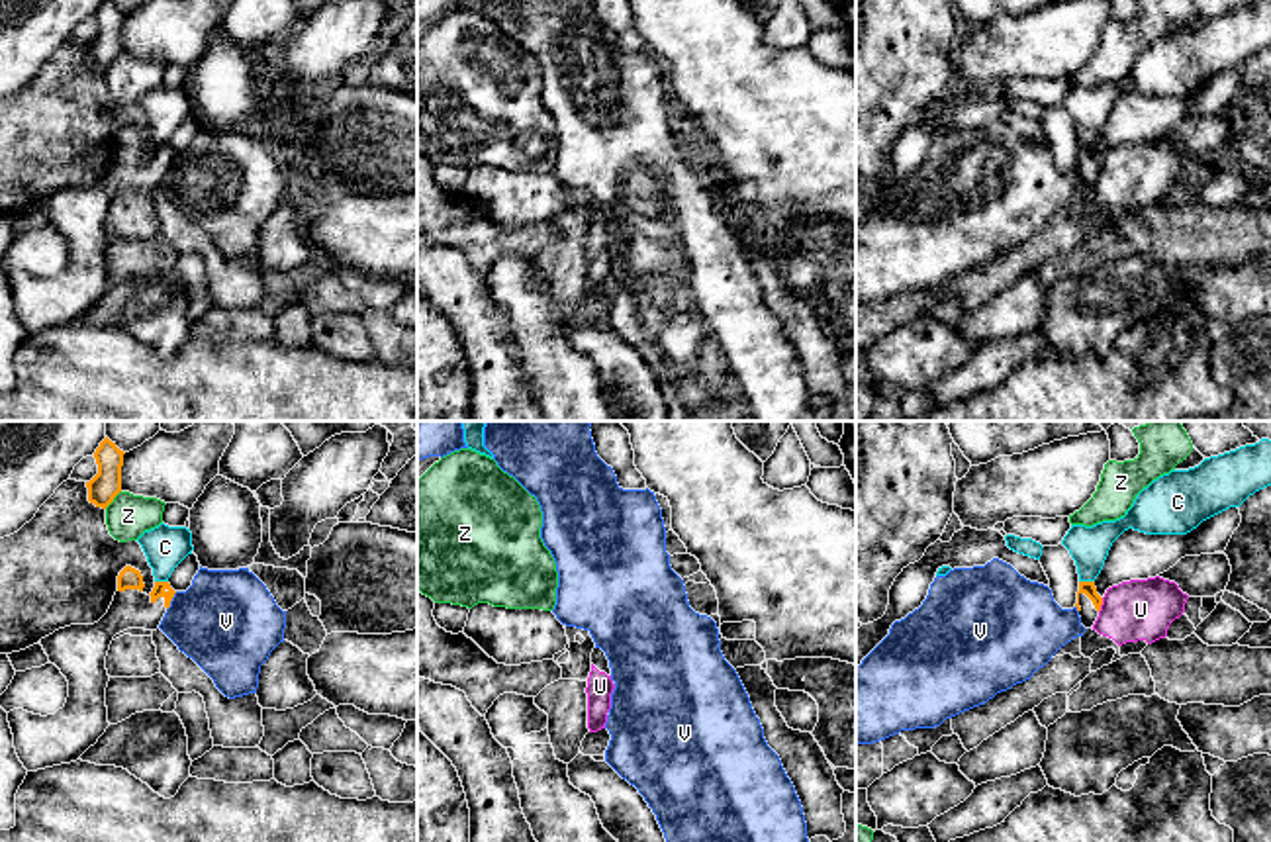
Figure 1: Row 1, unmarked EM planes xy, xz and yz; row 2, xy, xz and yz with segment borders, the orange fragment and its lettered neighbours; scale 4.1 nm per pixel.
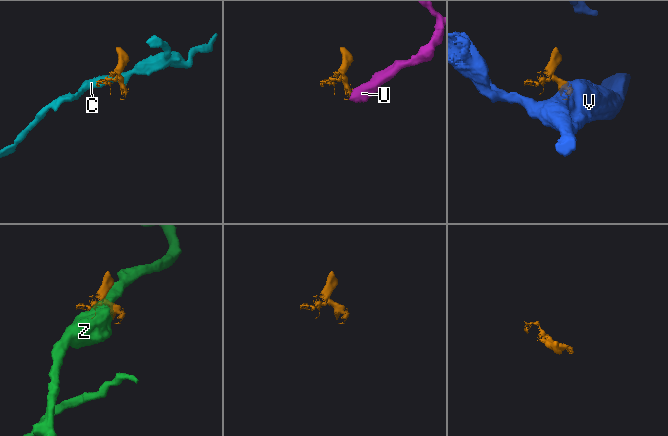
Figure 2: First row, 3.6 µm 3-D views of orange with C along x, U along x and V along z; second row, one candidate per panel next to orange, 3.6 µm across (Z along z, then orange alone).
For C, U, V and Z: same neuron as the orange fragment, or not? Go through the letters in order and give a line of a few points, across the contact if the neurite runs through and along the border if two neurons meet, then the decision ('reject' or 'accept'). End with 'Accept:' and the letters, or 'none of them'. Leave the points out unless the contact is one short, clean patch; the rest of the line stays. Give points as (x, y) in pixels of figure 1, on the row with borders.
C: yz (1080, 580), (1093, 582) | reject
U: yz (1103, 598), (1099, 611) | reject
V: xy (177, 592), (167, 609) | reject
Z: reject
Accept: none of them

